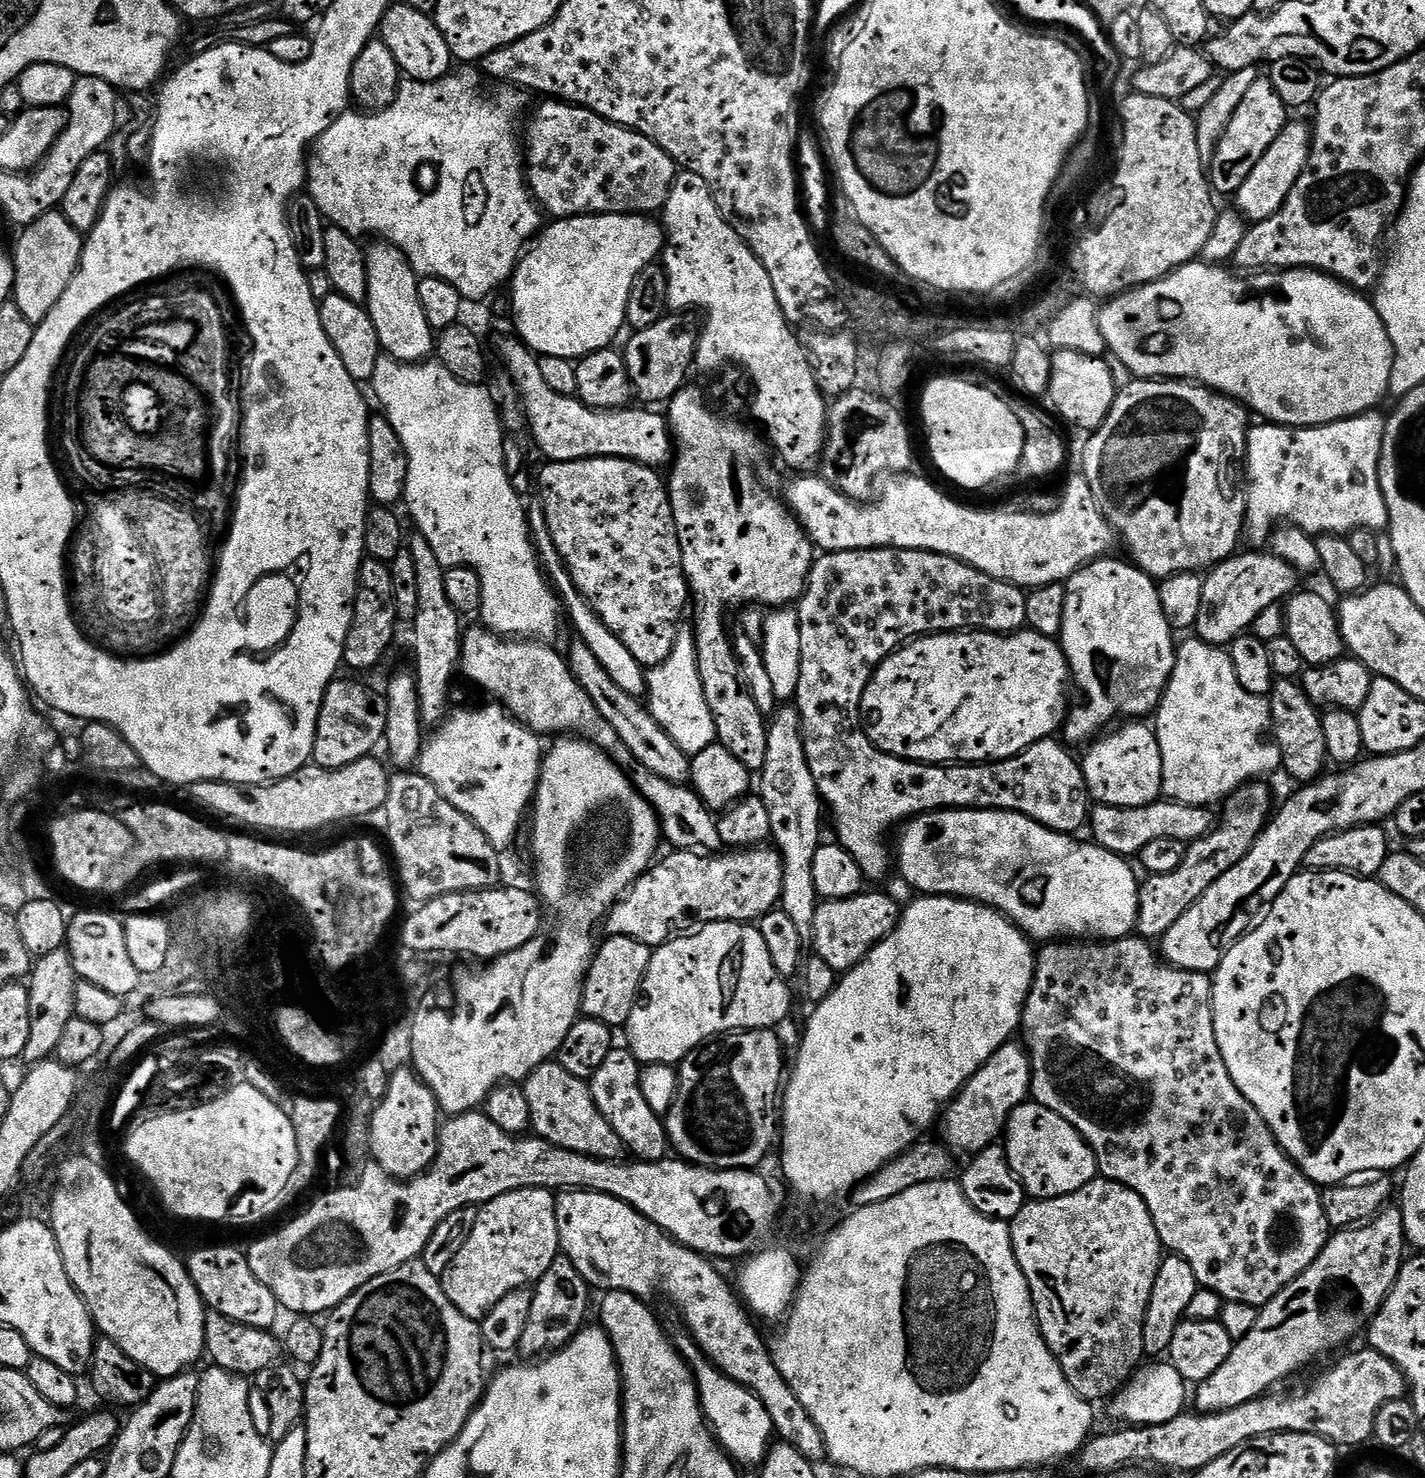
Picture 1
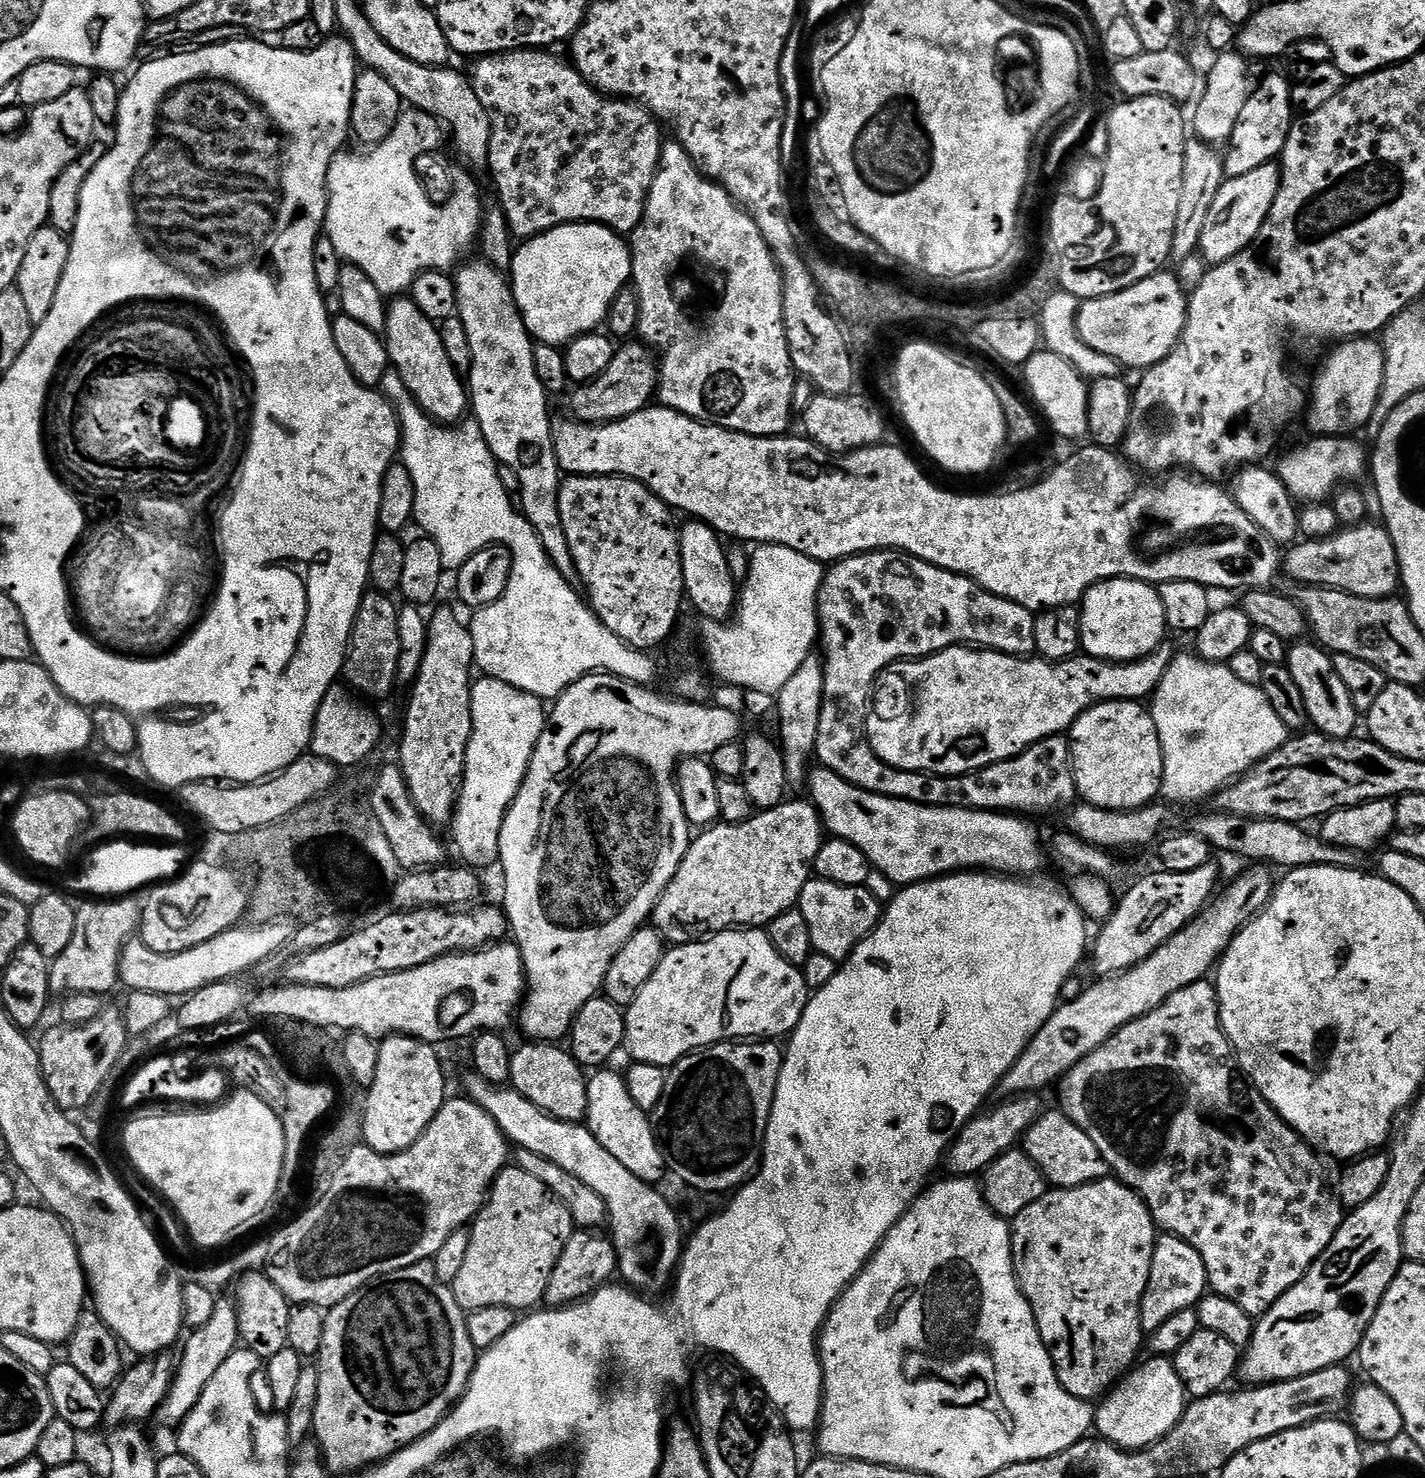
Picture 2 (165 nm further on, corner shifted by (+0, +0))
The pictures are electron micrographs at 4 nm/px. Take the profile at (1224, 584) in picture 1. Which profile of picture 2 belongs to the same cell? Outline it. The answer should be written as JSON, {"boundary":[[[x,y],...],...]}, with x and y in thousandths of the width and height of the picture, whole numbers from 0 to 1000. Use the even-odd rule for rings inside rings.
{"boundary":[[[958,353],[952,357],[943,357],[937,363],[930,363],[928,365],[916,365],[906,369],[900,376],[900,387],[905,392],[910,392],[912,396],[923,396],[924,398],[938,398],[940,401],[947,401],[956,405],[971,406],[976,404],[979,398],[983,397],[982,381],[978,372],[978,367],[974,358],[966,353]]]}

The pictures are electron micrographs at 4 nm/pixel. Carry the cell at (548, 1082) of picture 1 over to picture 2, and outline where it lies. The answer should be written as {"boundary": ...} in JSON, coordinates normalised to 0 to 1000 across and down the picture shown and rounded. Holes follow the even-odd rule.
{"boundary":[[[368,705],[359,712],[358,733],[375,748],[392,758],[407,759],[411,754],[413,731],[411,723],[401,714],[398,708],[390,705]]]}

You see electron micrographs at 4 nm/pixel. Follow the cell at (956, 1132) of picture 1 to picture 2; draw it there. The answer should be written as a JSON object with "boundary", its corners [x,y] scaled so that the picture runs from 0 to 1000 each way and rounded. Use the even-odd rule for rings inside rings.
{"boundary":[[[884,586],[876,587],[879,588],[872,591],[860,602],[859,606],[862,610],[854,608],[850,613],[846,614],[839,622],[827,632],[824,632],[824,635],[810,643],[807,648],[789,658],[770,662],[770,666],[766,666],[764,668],[763,666],[753,677],[747,677],[742,681],[731,697],[726,700],[714,719],[712,719],[709,724],[702,731],[701,741],[709,743],[732,740],[732,736],[737,735],[738,733],[739,735],[754,720],[759,719],[759,716],[771,710],[771,708],[773,708],[782,699],[787,697],[787,694],[807,686],[807,683],[815,681],[815,678],[818,678],[821,673],[846,662],[854,654],[859,645],[860,639],[858,637],[873,627],[874,620],[872,620],[872,617],[881,618],[885,612],[893,608],[894,595],[893,595],[892,591],[886,590],[890,589]]]}

